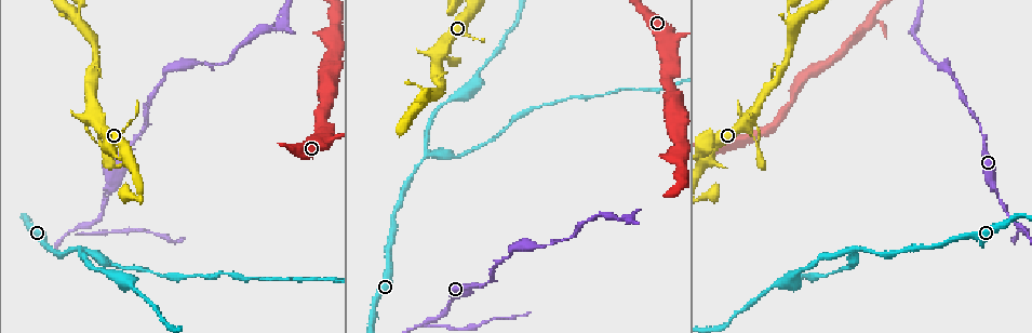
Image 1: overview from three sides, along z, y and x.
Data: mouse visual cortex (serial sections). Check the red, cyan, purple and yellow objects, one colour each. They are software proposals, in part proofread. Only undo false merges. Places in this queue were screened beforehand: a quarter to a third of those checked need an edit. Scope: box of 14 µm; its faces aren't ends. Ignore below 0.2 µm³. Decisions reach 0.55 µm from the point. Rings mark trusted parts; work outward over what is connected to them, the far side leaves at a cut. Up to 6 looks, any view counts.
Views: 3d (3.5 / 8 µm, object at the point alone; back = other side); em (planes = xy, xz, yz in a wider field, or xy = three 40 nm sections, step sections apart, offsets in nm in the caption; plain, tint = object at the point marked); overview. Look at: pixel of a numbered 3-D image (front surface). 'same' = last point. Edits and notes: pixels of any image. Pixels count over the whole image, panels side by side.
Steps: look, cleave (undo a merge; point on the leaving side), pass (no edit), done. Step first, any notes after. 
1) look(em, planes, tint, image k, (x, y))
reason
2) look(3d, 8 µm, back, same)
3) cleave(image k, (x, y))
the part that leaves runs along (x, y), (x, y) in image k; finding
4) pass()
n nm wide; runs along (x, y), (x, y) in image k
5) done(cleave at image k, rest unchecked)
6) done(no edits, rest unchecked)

look(3d, 3.5 µm, back, image 1, (794, 22))
a narrow waist

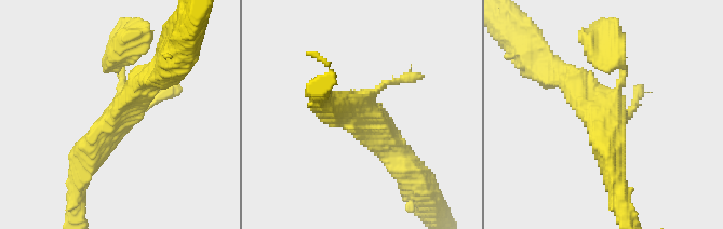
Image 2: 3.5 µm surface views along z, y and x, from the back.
look(em, xy, step 1, tint, image 2, (605, 110))

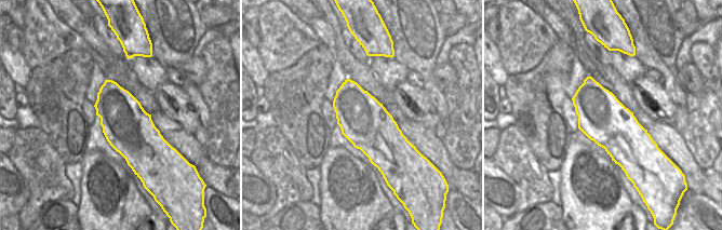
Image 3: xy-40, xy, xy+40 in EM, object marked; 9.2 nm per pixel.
pass()
runs along (84, 170), (157, 73) in image 2; one cell here

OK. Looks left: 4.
look(3d, 8 µm, image 1, (853, 247))
three arms meet

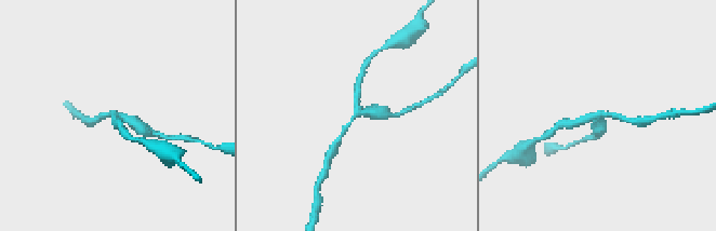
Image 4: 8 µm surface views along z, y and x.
look(em, xy, step 5, tint, image 4, (357, 111))
3 arms; arms of 200, 250, 300 nm

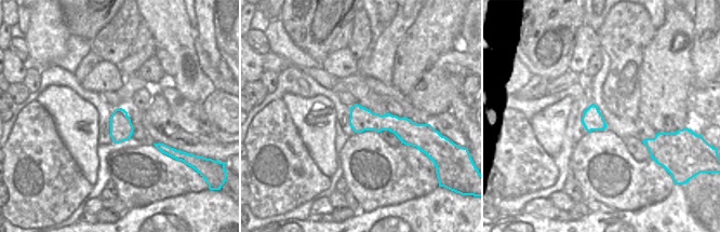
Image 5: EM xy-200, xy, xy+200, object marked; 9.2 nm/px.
pass()
runs along (340, 137), (358, 113), (359, 84) in image 4; continuous, no second cell

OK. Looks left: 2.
look(3d, 3.5 µm, image 1, (107, 197))
calibre changes

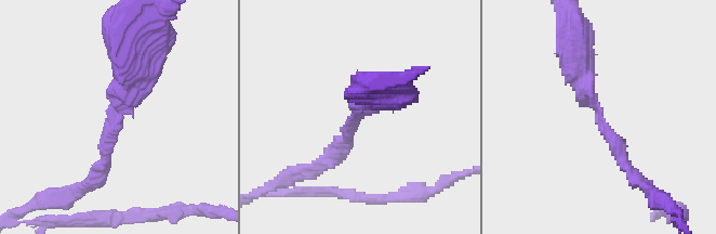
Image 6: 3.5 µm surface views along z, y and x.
look(em, xy, step 2, tint, image 6, (122, 116))
shape alone is not enough

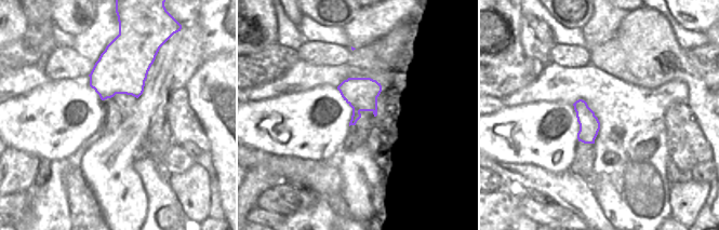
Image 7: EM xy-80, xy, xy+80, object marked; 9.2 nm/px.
pass()
300 nm wide; runs along (574, 50), (596, 117), (632, 173) in image 6; one cell here

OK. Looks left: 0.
done(no edits, rest unchecked)

